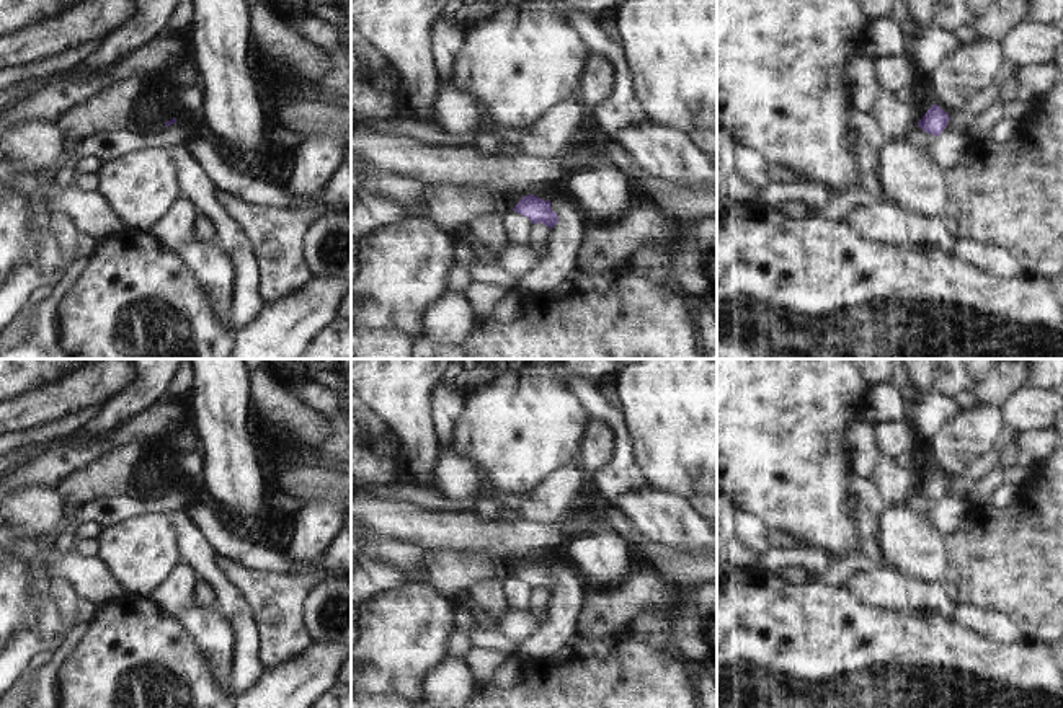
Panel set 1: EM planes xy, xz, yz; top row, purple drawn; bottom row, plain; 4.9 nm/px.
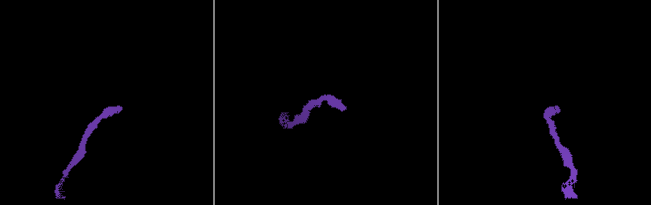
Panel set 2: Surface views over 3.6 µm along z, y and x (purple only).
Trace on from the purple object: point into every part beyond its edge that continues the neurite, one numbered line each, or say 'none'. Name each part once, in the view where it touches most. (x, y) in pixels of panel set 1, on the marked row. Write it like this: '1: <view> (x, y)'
none.

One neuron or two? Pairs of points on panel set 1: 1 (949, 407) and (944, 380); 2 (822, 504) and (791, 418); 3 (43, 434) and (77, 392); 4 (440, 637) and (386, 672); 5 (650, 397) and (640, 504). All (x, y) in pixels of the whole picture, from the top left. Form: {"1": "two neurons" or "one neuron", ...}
{"1": "two neurons", "2": "one neuron", "3": "two neurons", "4": "one neuron", "5": "two neurons"}

